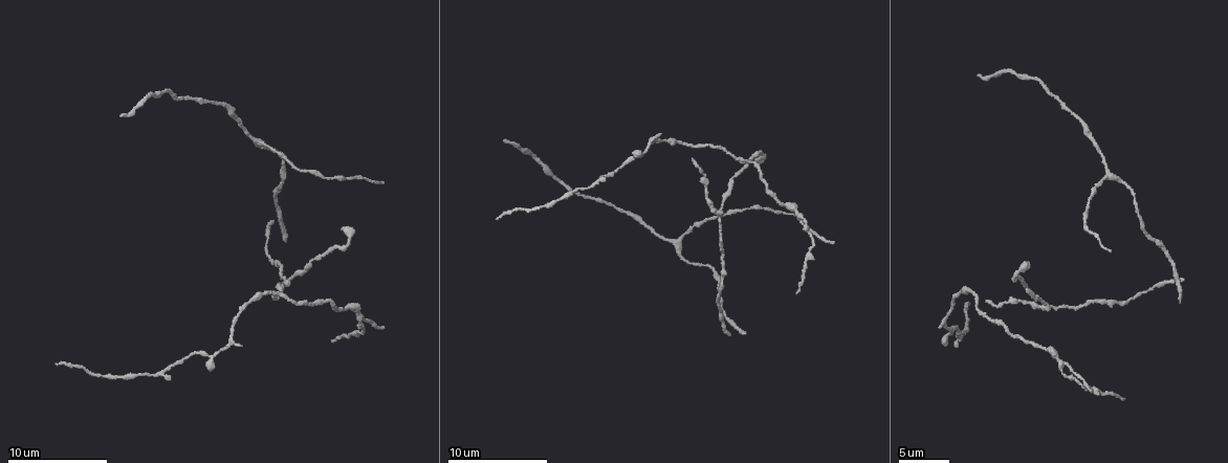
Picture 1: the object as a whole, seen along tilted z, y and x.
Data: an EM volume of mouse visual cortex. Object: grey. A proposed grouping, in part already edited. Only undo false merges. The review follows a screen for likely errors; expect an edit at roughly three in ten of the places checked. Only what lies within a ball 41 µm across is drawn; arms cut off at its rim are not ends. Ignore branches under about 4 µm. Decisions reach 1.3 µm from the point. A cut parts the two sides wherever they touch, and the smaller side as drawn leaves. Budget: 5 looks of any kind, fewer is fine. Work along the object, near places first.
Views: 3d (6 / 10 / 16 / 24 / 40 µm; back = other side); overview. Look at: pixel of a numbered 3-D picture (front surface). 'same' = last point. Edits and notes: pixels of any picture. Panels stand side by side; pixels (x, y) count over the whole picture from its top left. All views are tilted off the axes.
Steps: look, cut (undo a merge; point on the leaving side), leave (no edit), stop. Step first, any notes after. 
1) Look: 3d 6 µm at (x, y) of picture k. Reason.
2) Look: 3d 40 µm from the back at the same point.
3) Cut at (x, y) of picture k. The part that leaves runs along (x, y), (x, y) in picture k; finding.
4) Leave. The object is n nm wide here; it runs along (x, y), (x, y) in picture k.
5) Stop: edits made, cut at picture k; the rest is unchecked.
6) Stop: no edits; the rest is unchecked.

Look: 3d 10 µm at (976, 294) of picture 1.

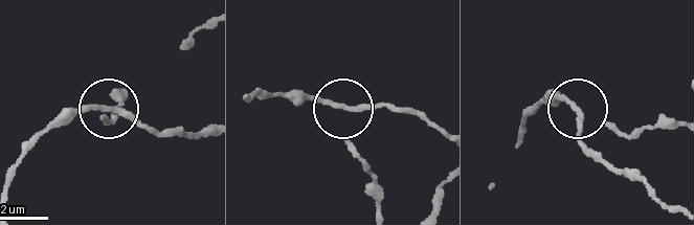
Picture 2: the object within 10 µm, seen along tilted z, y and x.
Leave. It runs along (672, 126), (621, 135), (578, 112), (582, 152) in picture 2; all the same neuron.

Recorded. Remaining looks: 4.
Look: 3d 10 µm at (1123, 304) of picture 1.

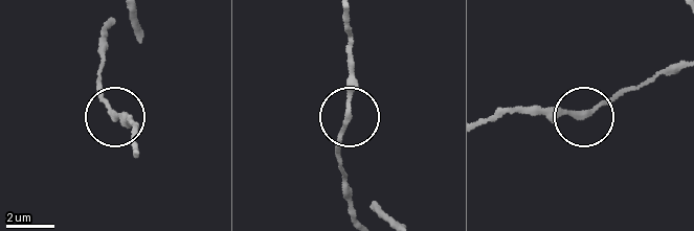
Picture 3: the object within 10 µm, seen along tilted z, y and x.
Leave. It runs along (346, 120), (351, 42) in picture 3; one neuron here.

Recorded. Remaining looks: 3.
Look: 3d 10 µm at (721, 213) of picture 1. Branch point.

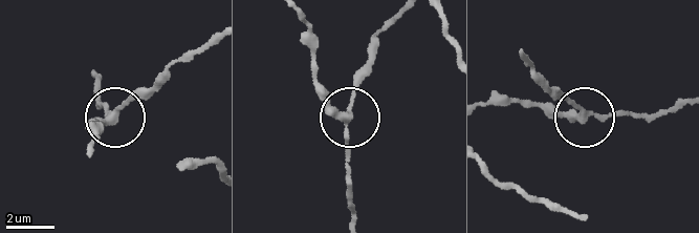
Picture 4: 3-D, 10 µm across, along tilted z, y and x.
Leave. It runs along (354, 216), (345, 128), (356, 84), (373, 56) in picture 4; all the same neuron.

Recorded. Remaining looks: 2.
Stop: no edits; the rest is unchecked.

